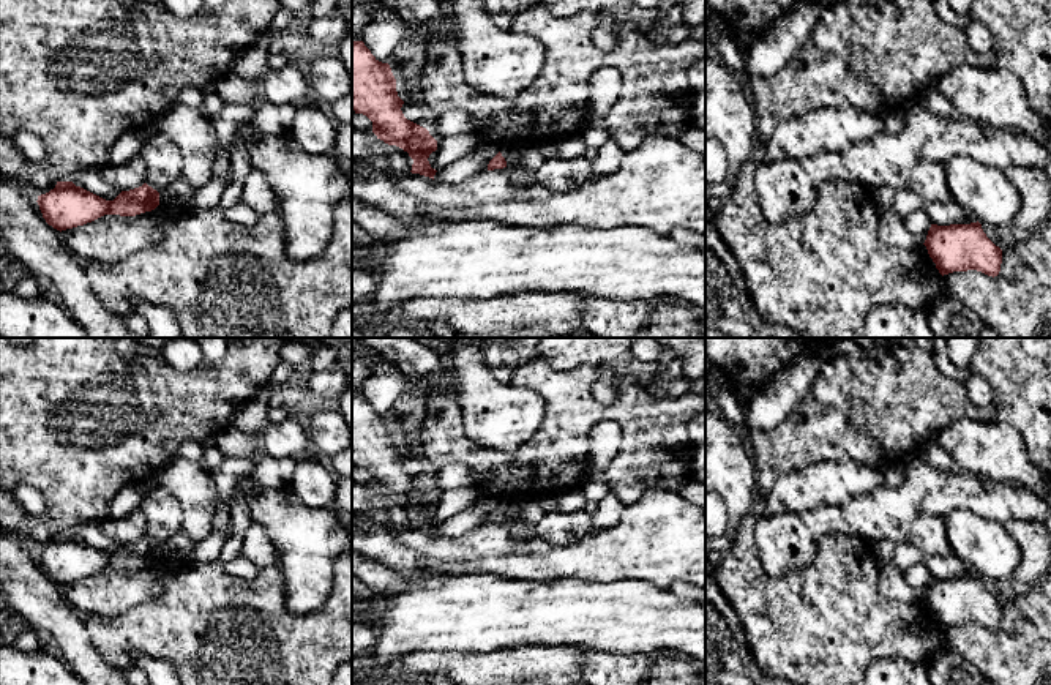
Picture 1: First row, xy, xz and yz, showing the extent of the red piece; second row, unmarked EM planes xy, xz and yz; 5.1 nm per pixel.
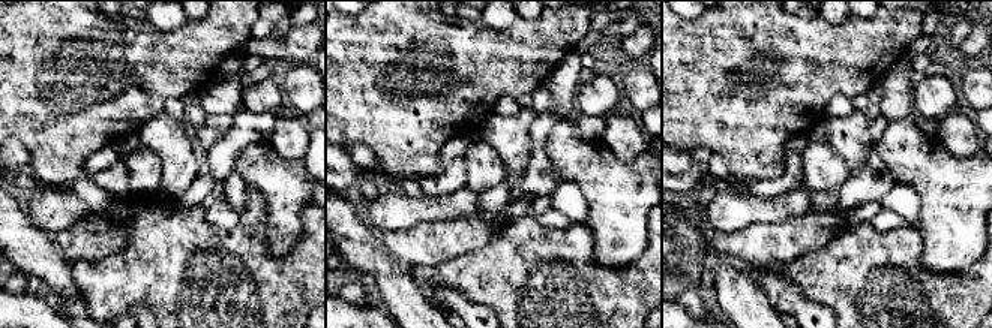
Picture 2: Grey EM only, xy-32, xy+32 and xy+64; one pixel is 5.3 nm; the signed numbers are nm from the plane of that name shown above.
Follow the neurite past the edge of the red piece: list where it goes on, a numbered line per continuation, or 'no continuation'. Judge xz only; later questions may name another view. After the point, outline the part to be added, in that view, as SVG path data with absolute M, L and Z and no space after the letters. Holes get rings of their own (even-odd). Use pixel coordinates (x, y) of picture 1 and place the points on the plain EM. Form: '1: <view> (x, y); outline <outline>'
no continuation

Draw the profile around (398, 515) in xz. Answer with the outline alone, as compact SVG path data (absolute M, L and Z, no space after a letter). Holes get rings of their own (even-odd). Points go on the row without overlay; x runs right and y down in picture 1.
M379 492L379 508L385 515L388 527L393 532L399 533L410 527L413 513L402 502L388 499Z

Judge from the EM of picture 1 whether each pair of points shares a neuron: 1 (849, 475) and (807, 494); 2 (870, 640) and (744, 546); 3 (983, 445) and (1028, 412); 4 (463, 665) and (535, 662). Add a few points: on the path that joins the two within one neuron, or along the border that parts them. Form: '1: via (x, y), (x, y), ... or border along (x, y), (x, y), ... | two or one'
1: via (838, 482), (818, 485) | one
2: via (834, 625), (805, 625), (763, 583) | one
3: border along (996, 419), (1010, 423), (1020, 433), (1029, 456) | two
4: via (480, 665), (518, 665) | one

